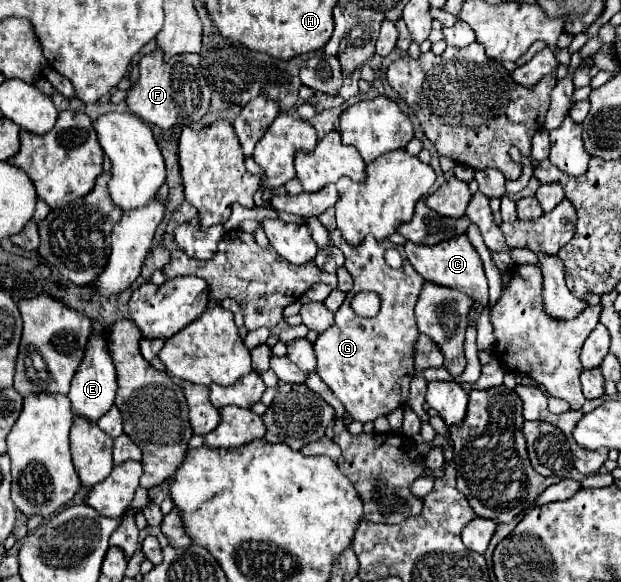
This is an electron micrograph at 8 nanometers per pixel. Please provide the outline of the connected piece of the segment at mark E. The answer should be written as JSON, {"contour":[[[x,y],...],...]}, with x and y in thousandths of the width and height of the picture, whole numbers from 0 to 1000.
{"contour":[[[151,553],[148,557],[151,574],[142,588],[138,598],[138,612],[126,632],[126,639],[116,649],[116,663],[110,674],[110,684],[116,691],[116,701],[126,715],[145,722],[145,725],[158,725],[184,694],[184,680],[187,680],[187,632],[180,625],[180,615],[174,612],[174,595],[171,595],[171,581],[167,581],[167,567],[171,560]]]}

